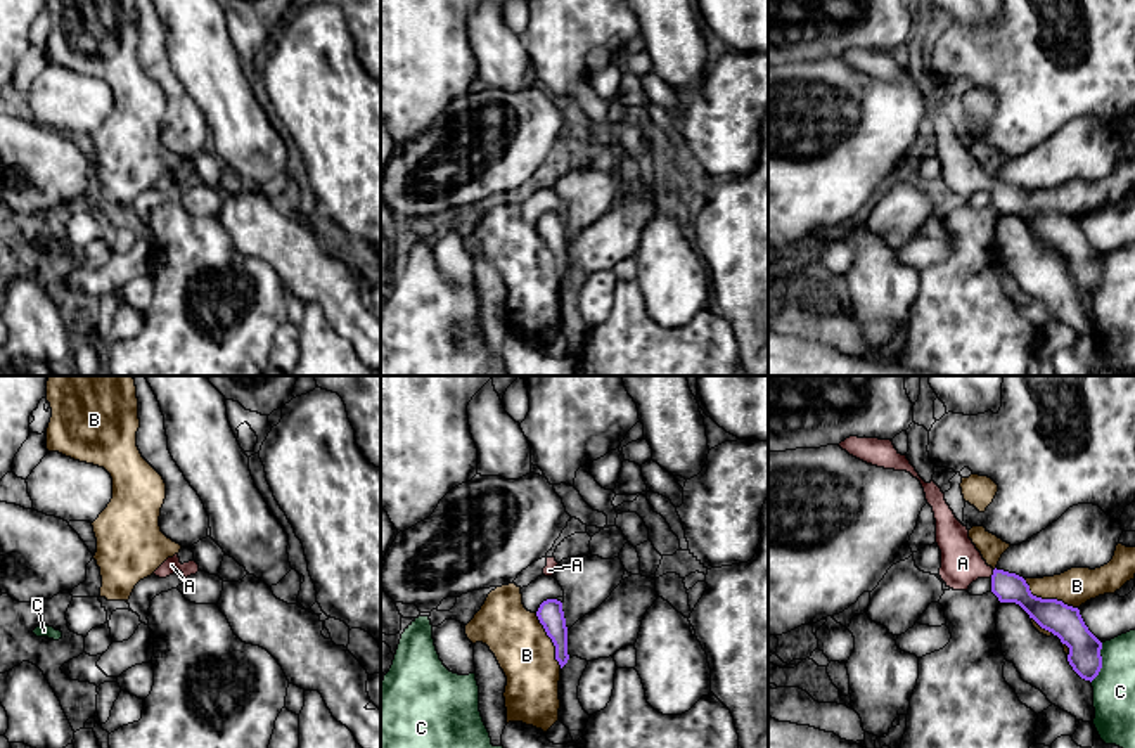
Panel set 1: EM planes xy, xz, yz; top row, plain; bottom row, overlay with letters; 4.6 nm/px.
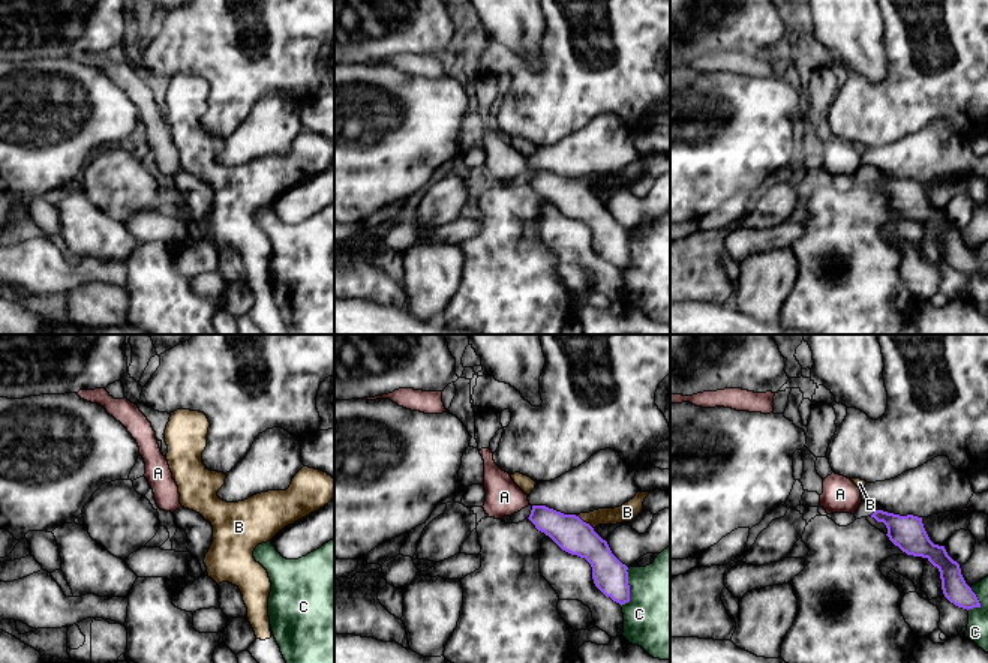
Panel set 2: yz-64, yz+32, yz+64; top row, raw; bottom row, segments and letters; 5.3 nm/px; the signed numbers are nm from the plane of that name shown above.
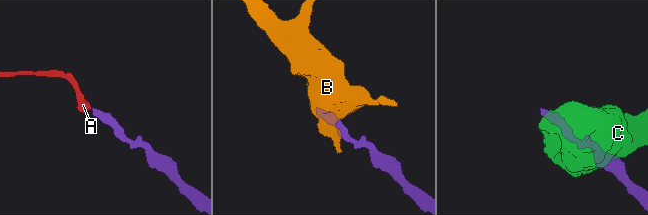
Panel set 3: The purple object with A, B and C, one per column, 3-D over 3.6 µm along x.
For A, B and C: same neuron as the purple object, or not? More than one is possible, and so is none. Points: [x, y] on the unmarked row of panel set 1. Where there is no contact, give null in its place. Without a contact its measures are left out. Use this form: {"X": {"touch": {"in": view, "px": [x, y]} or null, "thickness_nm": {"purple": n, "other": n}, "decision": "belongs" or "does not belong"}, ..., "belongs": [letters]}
{"A": {"touch": {"in": "yz", "px": [993, 186]}, "thickness_nm": {"purple": 140, "other": 190}, "decision": "belongs"}, "B": {"touch": {"in": "yz", "px": [1047, 212]}, "thickness_nm": {"purple": 150, "other": 170}, "decision": "does not belong"}, "C": {"touch": {"in": "yz", "px": [1101, 274]}, "thickness_nm": {"purple": 150, "other": 190}, "decision": "does not belong"}, "belongs": ["A"]}

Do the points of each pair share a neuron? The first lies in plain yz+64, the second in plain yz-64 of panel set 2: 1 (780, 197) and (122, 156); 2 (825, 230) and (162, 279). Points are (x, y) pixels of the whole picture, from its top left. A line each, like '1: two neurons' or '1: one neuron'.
1: one neuron
2: one neuron

